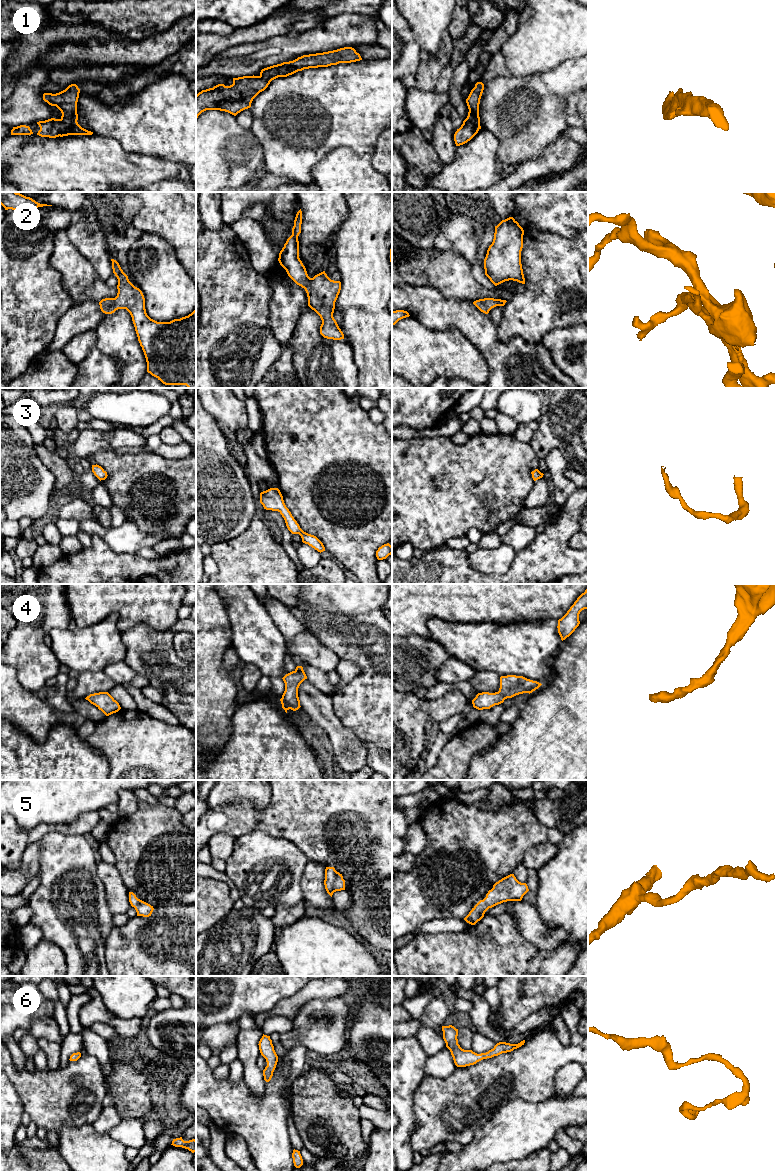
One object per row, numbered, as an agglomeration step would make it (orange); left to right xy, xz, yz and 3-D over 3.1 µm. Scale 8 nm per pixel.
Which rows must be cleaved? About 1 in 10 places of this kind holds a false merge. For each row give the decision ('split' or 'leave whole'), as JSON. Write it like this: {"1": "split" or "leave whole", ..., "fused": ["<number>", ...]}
{"1": "leave whole", "2": "leave whole", "3": "leave whole", "4": "leave whole", "5": "leave whole", "6": "leave whole", "fused": []}

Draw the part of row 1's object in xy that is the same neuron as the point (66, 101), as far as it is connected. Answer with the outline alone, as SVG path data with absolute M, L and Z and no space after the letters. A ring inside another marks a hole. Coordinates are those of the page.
M76 84L69 85L65 90L52 94L44 93L43 100L51 106L56 106L62 113L60 119L51 118L39 121L37 135L41 137L63 137L68 135L92 135L93 132L82 128L77 120L77 102L80 89Z

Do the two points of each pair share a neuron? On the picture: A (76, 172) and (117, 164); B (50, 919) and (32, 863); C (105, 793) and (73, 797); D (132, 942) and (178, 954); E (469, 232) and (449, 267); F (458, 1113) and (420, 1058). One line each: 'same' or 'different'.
A: same
B: different
C: same
D: same
E: different
F: different

